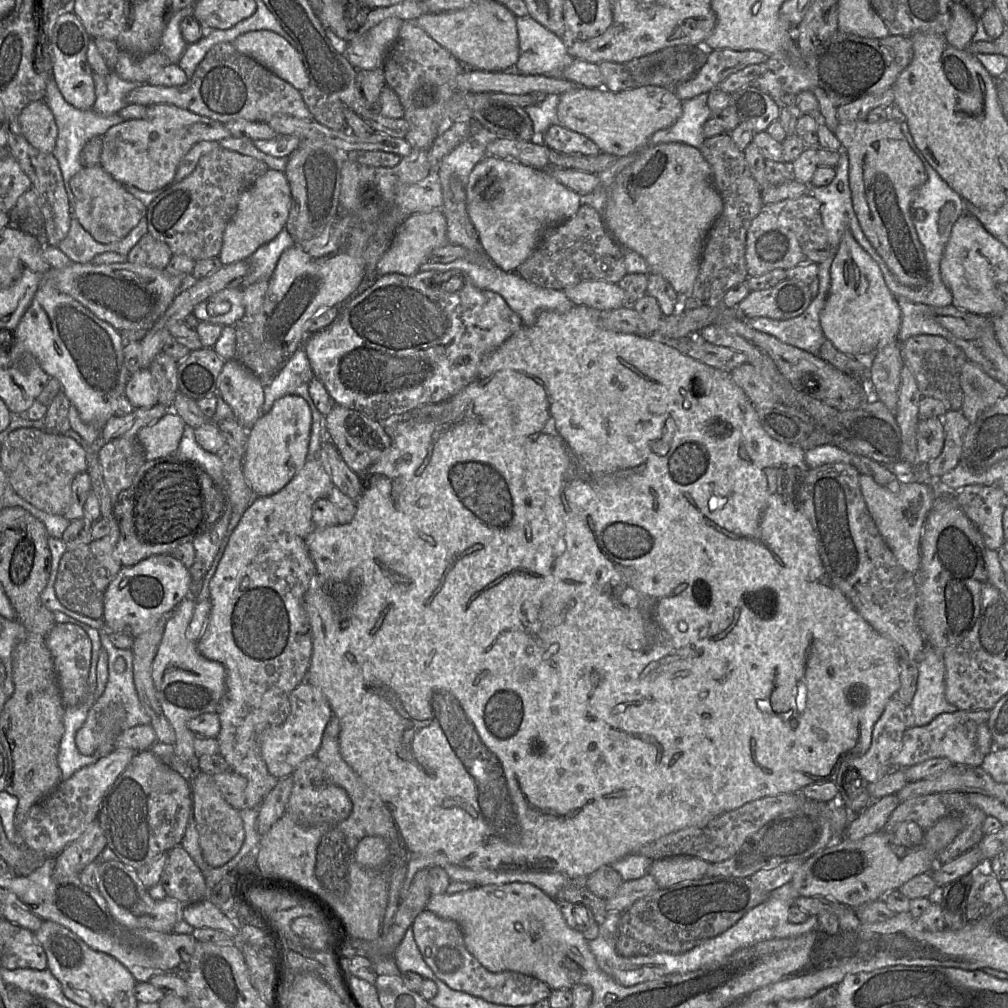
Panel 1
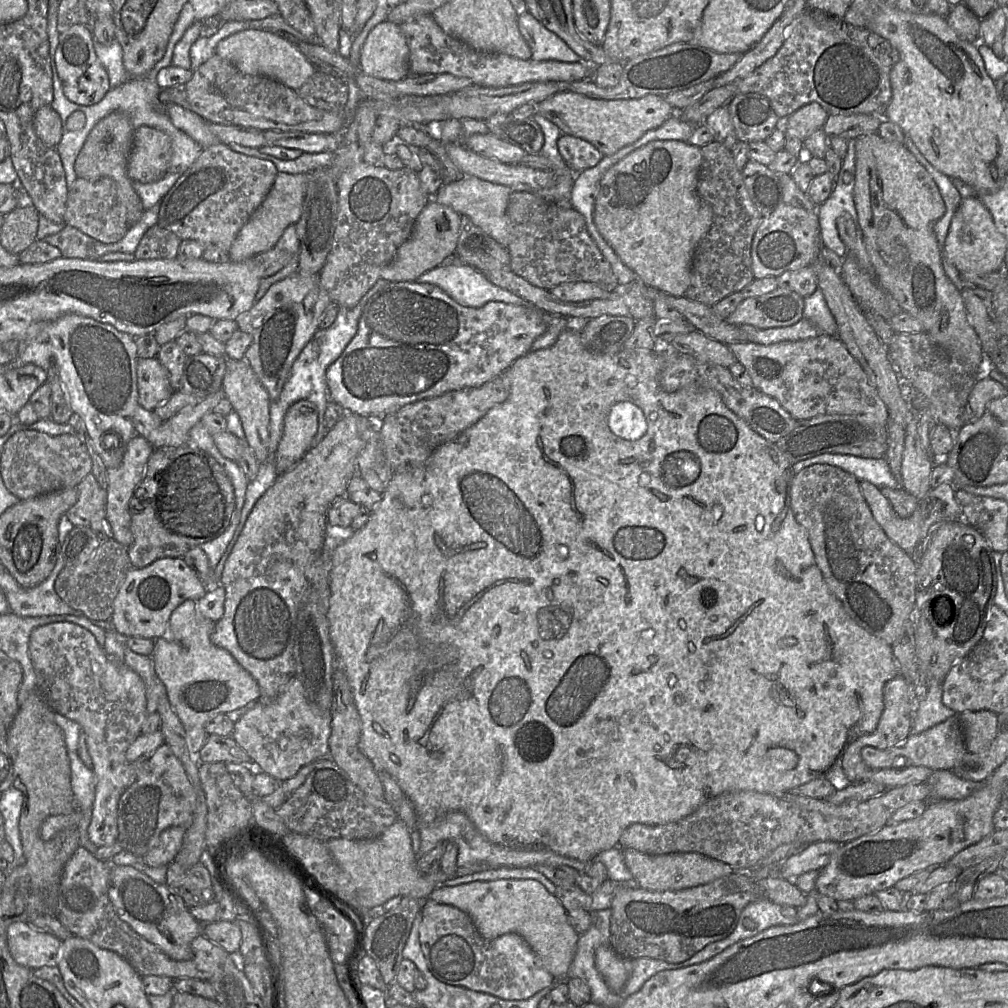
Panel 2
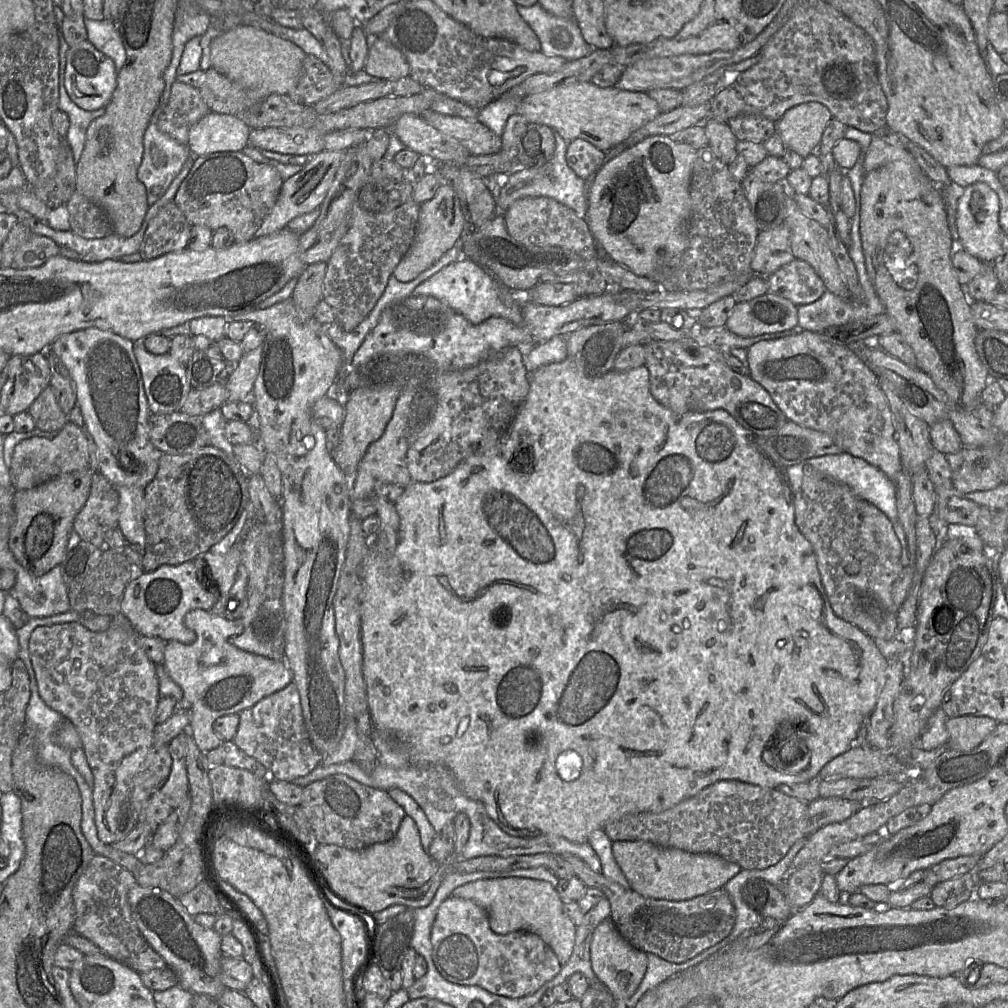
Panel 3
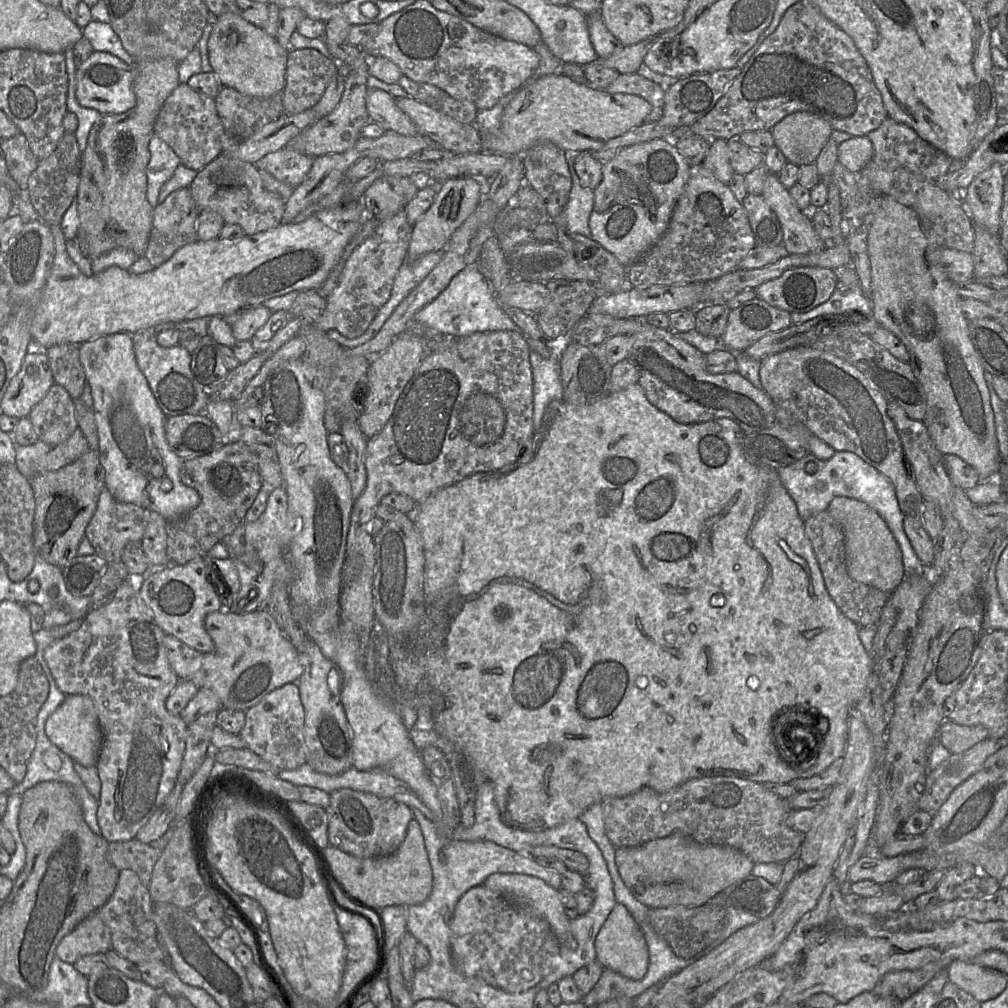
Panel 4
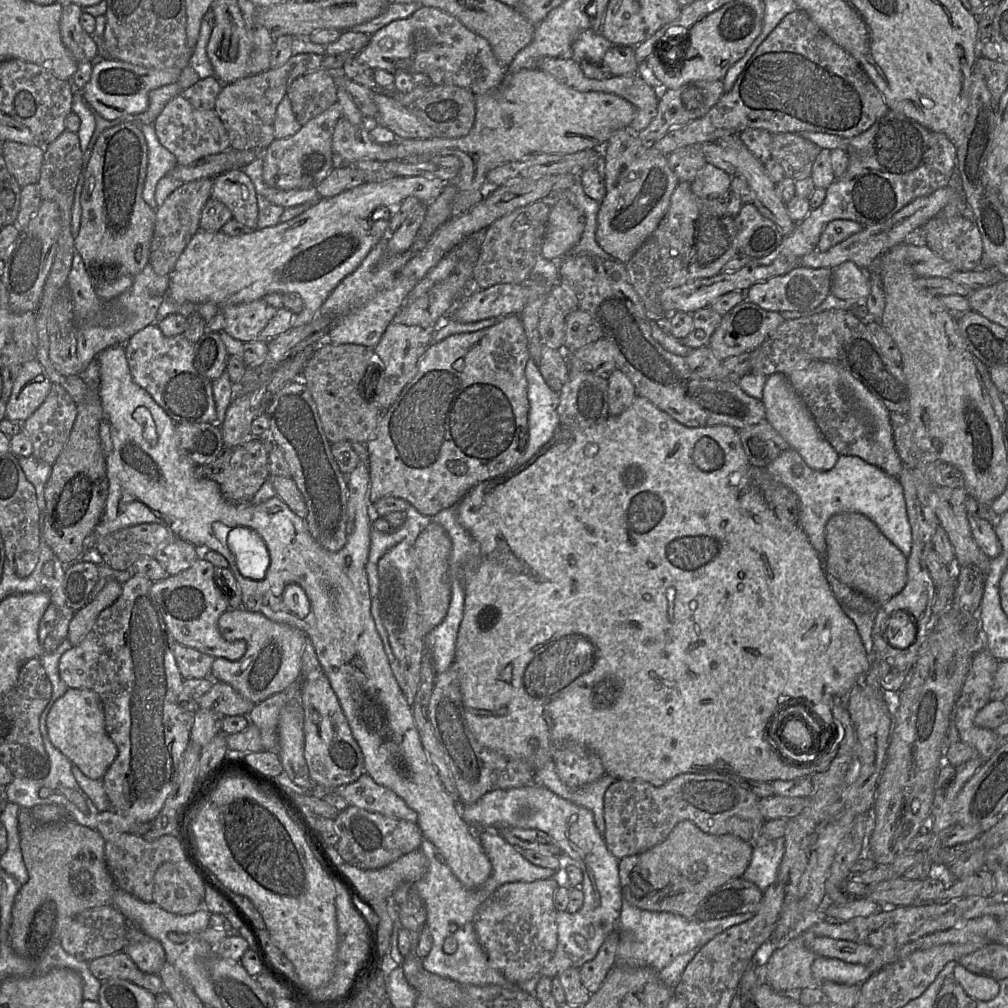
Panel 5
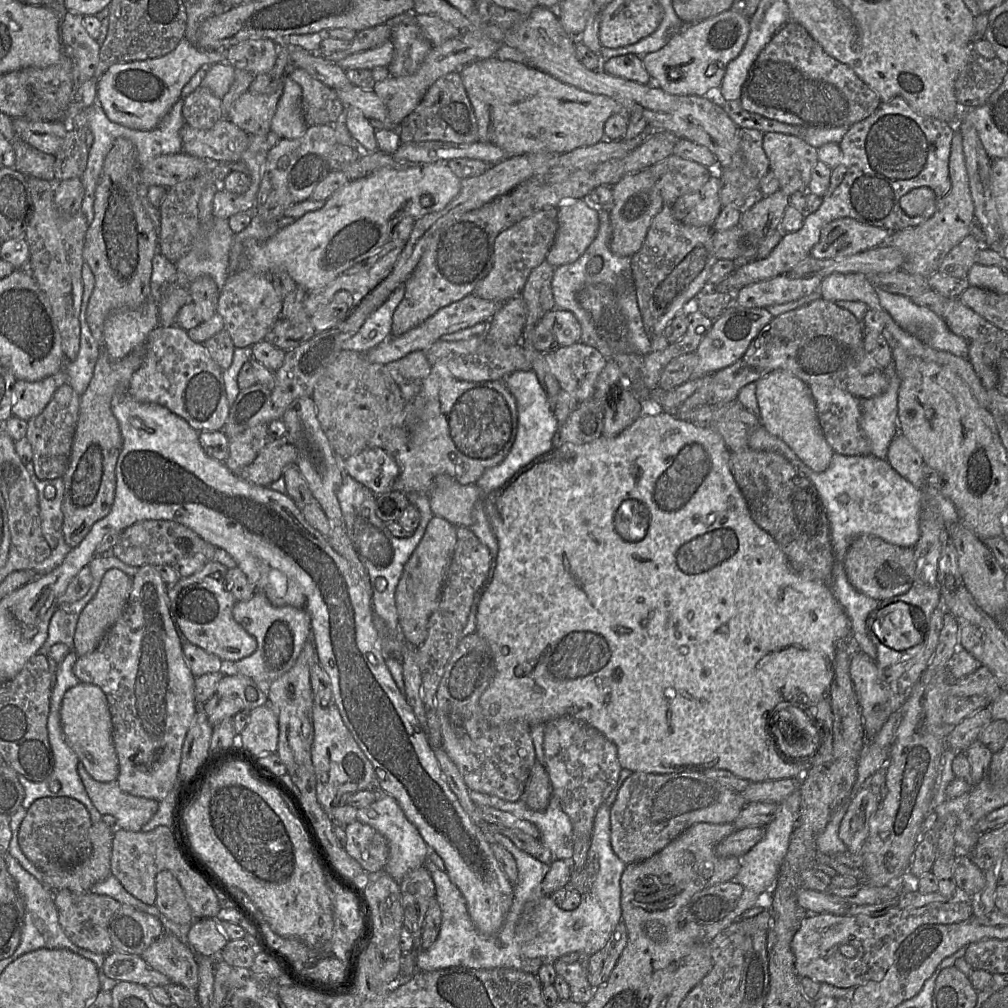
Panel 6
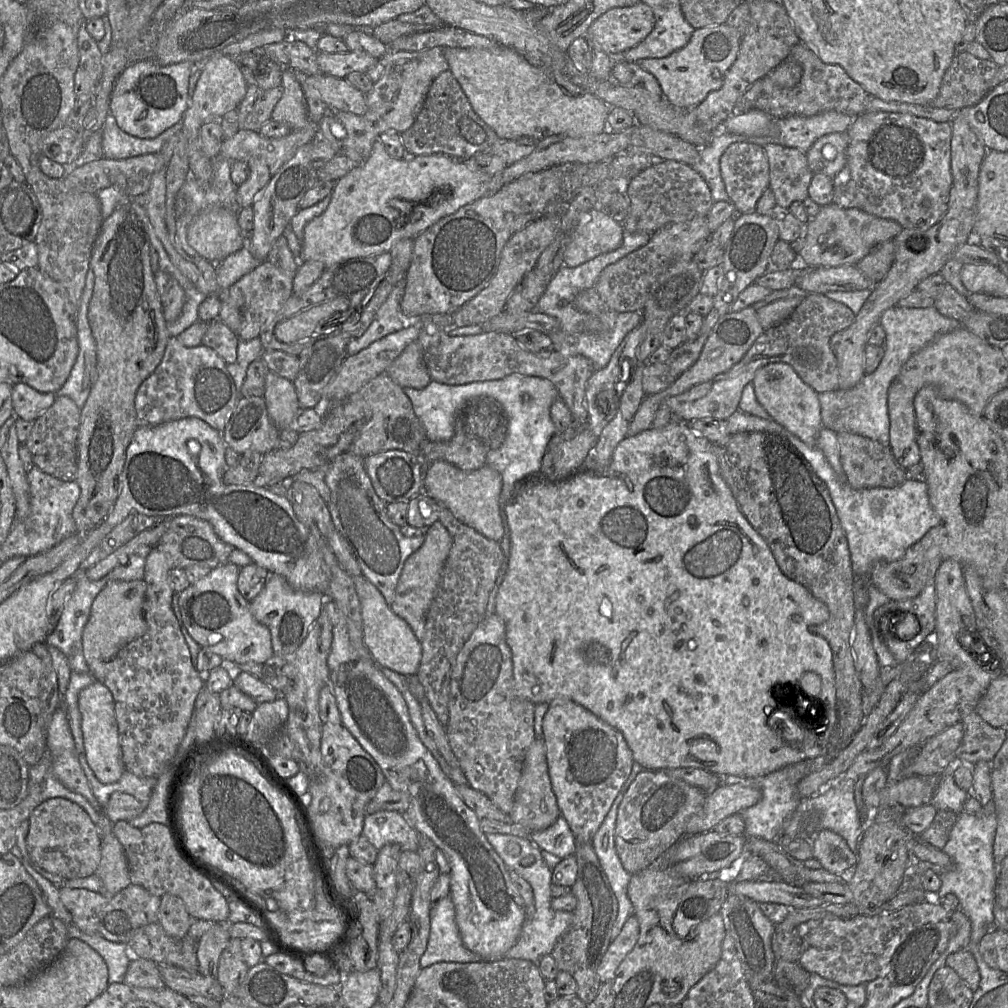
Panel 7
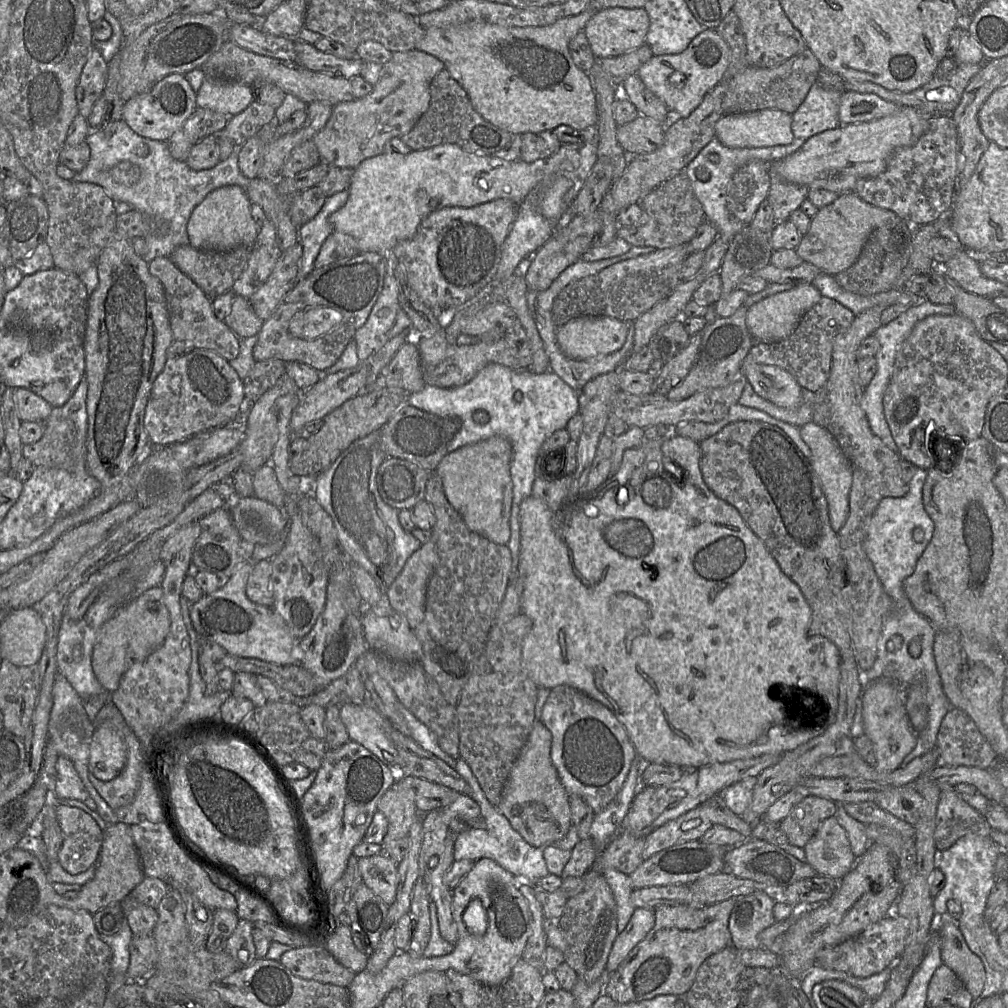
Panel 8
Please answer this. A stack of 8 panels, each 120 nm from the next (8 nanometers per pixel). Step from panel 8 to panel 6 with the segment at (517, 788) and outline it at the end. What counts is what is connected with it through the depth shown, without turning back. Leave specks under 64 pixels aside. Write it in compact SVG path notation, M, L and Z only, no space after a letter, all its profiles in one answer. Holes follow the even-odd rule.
M536 760L520 799L531 810L543 811L547 808L552 794L549 774L545 766Z

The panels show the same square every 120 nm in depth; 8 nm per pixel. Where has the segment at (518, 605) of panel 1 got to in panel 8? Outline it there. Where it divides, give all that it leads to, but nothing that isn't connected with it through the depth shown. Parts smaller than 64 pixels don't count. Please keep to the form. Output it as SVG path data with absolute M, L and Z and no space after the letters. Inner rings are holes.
M674 433L663 440L644 440L640 446L627 449L623 453L619 470L616 473L609 475L607 480L590 494L582 494L581 497L573 501L566 501L564 505L557 510L549 508L543 499L531 495L522 500L519 509L520 554L517 566L517 577L520 577L523 582L521 612L527 615L533 622L532 629L525 637L522 647L522 664L529 678L532 679L538 687L553 689L559 685L568 685L599 701L624 725L637 755L641 759L644 759L651 764L669 764L678 766L682 769L696 769L705 765L731 762L738 759L747 759L757 757L762 754L784 754L796 749L798 746L806 743L810 739L823 734L829 725L833 724L835 721L838 706L838 683L841 663L839 651L831 641L820 635L809 635L808 630L811 619L811 608L805 600L800 588L781 571L764 543L747 526L738 510L718 498L706 486L700 469L700 457L700 443ZM796 691L821 692L821 696L817 696L817 700L819 700L819 702L817 704L811 704L811 706L817 707L810 710L808 710L808 708L804 709L803 713L811 716L807 719L798 720L796 718L796 714L799 714L799 705L797 703L799 700L798 698L800 697Z

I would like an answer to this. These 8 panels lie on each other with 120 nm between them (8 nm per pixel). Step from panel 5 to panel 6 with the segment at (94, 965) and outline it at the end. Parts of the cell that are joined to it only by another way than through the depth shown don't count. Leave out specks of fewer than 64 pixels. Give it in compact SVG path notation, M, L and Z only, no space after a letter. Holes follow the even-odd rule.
M116 950L106 955L102 971L117 982L137 983L147 988L172 983L165 974L153 969L140 955Z

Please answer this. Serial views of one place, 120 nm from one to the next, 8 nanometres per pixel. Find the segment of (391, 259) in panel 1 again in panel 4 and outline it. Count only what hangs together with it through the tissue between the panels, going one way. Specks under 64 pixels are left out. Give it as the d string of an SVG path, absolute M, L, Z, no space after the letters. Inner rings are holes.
M475 177L452 178L438 183L432 205L413 225L406 260L412 263L429 252L444 251L450 237L473 213L481 198L481 184Z

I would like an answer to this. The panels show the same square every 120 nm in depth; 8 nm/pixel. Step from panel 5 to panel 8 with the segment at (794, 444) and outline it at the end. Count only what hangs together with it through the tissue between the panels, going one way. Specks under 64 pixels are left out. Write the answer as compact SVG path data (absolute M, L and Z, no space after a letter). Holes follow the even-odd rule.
M746 362L742 372L755 393L776 406L793 409L803 401L803 388L780 367Z

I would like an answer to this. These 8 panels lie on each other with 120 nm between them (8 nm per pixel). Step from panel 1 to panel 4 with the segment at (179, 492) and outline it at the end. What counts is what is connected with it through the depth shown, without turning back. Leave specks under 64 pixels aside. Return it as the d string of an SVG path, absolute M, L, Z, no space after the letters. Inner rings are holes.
M235 441L204 456L183 460L181 480L197 491L200 502L183 518L168 523L167 556L172 564L185 564L198 557L207 557L215 544L243 523L263 487L257 466L258 457L245 444Z

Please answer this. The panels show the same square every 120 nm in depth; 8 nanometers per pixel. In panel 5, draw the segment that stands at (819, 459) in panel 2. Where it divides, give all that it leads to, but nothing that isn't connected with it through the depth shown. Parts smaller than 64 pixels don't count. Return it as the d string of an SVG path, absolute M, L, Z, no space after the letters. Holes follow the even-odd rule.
M794 449L783 451L774 461L766 467L767 472L778 483L792 490L799 498L798 523L808 537L809 542L822 558L824 568L824 554L826 552L825 526L835 514L842 512L857 512L871 519L883 533L908 558L912 548L912 530L907 517L904 492L897 478L885 473L880 468L867 463L857 456L839 455L835 466L827 471L817 471L810 468ZM801 464L803 472L800 476L792 473L792 467Z

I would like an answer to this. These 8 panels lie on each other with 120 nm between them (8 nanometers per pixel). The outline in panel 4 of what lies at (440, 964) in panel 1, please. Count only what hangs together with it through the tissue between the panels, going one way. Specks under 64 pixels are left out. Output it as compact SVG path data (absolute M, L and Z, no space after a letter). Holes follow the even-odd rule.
M484 885L469 889L455 906L450 921L451 961L455 970L481 978L507 993L533 988L558 965L560 944L548 922L529 910L520 910Z

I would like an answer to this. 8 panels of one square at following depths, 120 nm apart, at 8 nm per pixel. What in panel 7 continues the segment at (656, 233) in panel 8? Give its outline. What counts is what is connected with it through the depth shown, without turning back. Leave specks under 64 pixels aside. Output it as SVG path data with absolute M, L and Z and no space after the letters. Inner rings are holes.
M655 160L623 184L623 189L630 207L622 224L629 233L653 234L668 223L707 217L713 205L711 191L704 178L691 165L674 160Z

